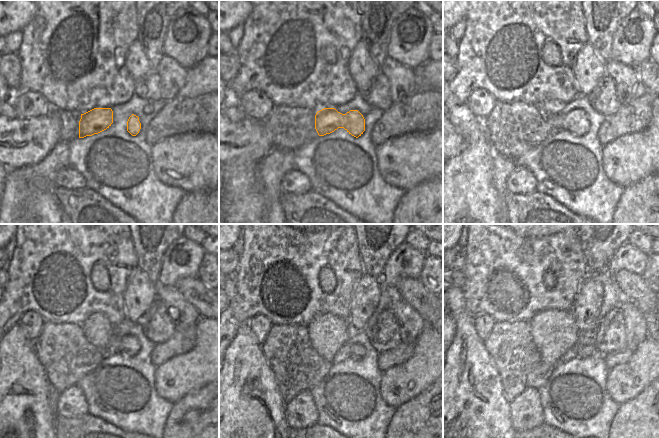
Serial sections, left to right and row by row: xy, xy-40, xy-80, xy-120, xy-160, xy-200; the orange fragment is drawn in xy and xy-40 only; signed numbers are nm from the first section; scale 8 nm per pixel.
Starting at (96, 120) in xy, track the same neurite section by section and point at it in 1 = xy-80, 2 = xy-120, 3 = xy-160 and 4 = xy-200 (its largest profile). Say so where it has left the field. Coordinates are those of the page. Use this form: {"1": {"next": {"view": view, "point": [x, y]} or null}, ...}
{"1": {"next": {"view": "xy-80", "point": [576, 122]}}, "2": {"next": {"view": "xy-120", "point": [128, 346]}}, "3": {"next": {"view": "xy-160", "point": [357, 351]}}, "4": {"next": {"view": "xy-200", "point": [586, 350]}}}

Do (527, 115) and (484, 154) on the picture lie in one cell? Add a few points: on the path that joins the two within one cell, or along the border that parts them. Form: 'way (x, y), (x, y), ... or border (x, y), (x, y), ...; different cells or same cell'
border (483, 124), (492, 150), (495, 153); different cells

